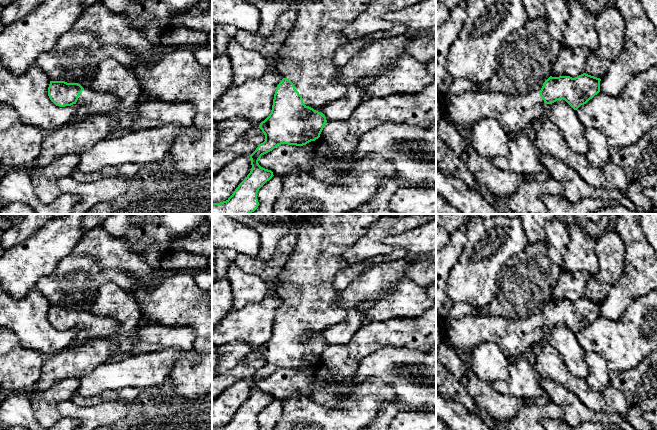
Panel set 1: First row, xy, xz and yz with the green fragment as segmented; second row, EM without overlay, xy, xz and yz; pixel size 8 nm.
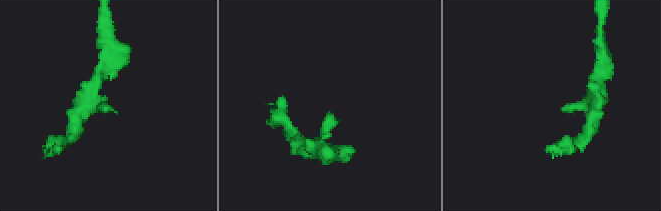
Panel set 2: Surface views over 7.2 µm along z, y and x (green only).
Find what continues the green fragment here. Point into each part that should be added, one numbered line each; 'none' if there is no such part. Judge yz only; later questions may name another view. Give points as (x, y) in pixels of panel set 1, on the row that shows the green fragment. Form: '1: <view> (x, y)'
1: yz (513, 112)

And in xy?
1: xy (89, 102)

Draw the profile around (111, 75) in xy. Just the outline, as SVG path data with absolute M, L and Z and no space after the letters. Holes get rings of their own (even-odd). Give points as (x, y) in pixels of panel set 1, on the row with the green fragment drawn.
M115 58L101 62L86 88L94 91L111 91L119 99L120 111L130 111L133 106L143 99L141 85L128 66Z

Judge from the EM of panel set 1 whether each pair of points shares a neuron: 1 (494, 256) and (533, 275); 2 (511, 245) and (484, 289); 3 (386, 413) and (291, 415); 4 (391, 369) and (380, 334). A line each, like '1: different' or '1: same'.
1: different
2: same
3: different
4: different

